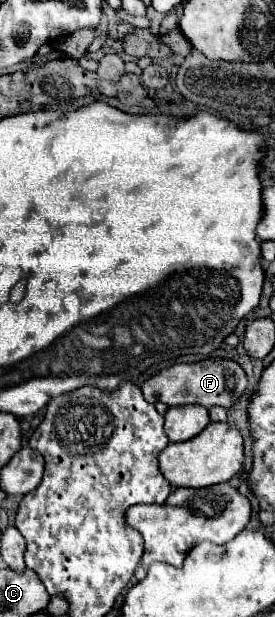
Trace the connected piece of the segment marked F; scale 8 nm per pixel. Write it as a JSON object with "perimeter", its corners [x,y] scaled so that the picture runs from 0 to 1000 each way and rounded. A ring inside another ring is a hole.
{"perimeter":[[[756,580],[705,590],[633,590],[567,609],[538,613],[516,622],[516,639],[538,652],[596,652],[604,658],[676,658],[676,655],[727,655],[727,658],[807,658],[836,661],[858,648],[887,639],[902,622],[895,603],[844,583],[807,580]]]}

